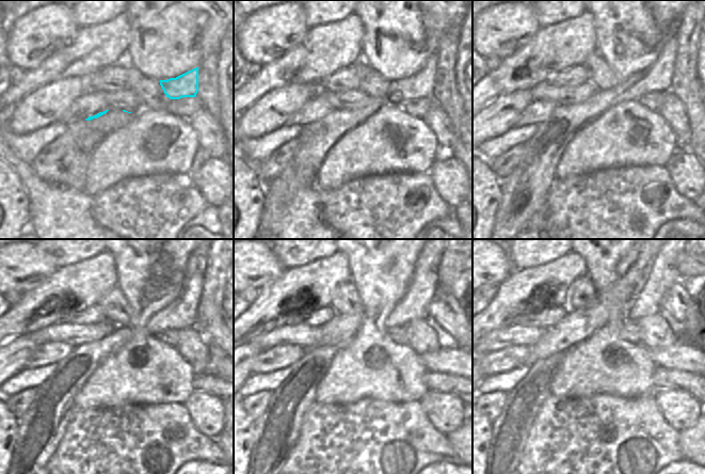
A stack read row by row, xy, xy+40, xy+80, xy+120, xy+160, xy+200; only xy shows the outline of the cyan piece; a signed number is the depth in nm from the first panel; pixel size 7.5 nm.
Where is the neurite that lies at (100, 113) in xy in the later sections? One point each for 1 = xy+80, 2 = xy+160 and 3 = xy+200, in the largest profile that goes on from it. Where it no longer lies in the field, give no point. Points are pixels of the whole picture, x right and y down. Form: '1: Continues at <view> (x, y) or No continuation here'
1: Continues at xy+80 (525, 190)
2: Continues at xy+160 (275, 432)
3: Continues at xy+200 (510, 430)

